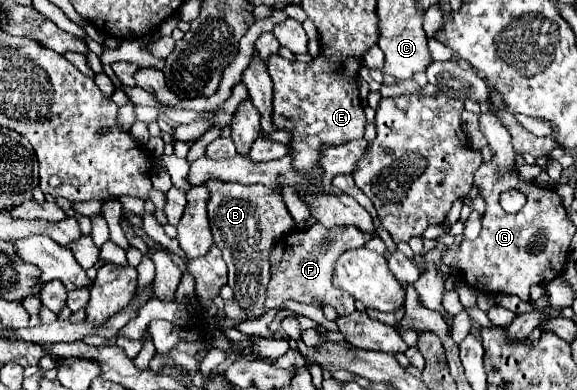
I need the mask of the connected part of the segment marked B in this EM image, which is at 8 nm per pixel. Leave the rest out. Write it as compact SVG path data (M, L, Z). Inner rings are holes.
M210 181L206 183L210 189L212 197L208 201L208 217L210 217L210 227L214 235L214 243L222 249L224 259L228 263L228 285L234 291L234 299L242 309L246 309L246 317L250 321L260 319L264 315L264 299L266 299L266 289L270 283L270 249L286 235L294 231L294 219L290 217L282 197L274 193L270 187L264 185L240 185L240 183L220 183L220 181Z

